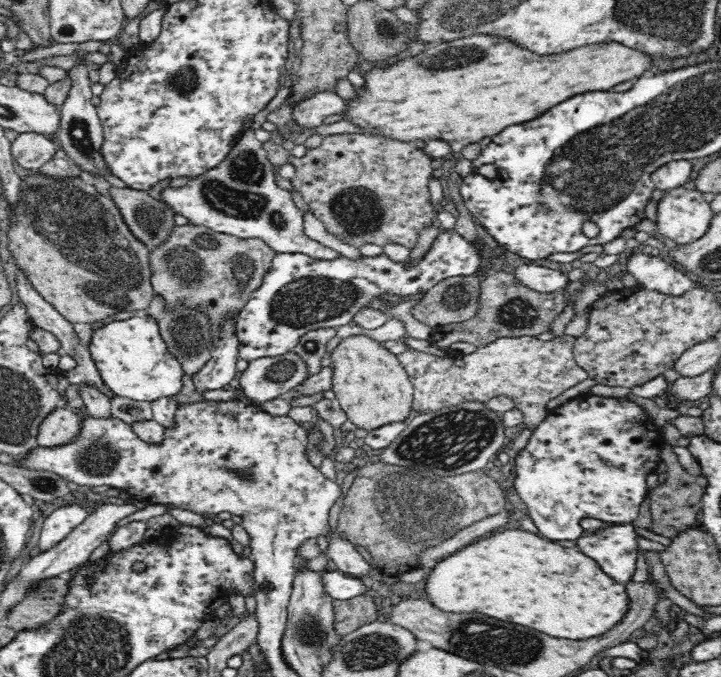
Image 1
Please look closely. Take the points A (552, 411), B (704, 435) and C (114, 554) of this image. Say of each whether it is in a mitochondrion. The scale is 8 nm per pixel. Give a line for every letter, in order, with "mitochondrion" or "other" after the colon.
A: other
B: other
C: other

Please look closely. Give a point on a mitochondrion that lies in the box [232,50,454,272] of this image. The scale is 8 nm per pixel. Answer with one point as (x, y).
(356, 210)

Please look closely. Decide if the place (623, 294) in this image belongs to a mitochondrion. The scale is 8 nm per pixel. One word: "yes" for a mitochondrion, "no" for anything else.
no

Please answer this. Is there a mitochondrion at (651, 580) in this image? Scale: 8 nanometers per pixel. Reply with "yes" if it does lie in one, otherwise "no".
no

